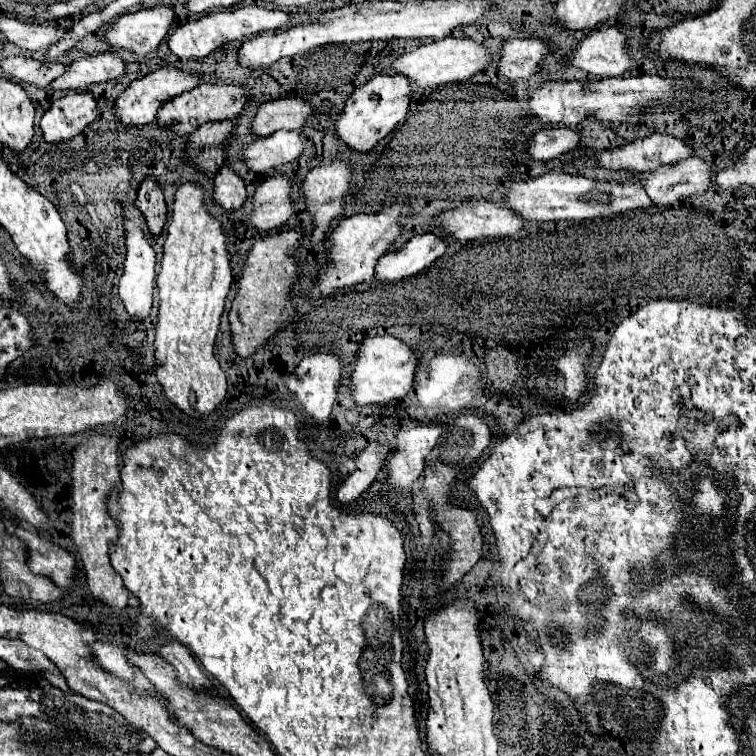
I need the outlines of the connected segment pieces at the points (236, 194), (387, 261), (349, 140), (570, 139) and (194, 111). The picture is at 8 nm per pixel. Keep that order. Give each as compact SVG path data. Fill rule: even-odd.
M223 166L215 176L213 198L225 210L237 210L247 202L247 186L243 178L229 166Z
M433 232L413 236L399 252L391 252L377 264L379 280L399 280L431 266L447 252L447 242Z
M379 74L371 78L365 86L357 88L345 102L343 114L337 120L337 138L359 152L371 150L407 116L409 104L413 100L411 92L411 82L403 74Z
M545 128L539 130L529 142L529 154L535 160L553 160L577 150L581 144L581 132L575 128Z
M223 80L219 82L203 82L201 86L183 92L179 96L175 96L173 100L169 100L167 104L163 104L163 108L157 114L157 120L165 126L171 126L175 132L179 134L191 134L195 132L201 124L207 122L217 122L217 120L233 120L237 118L243 108L249 104L251 100L251 92L245 86L239 84L225 84Z

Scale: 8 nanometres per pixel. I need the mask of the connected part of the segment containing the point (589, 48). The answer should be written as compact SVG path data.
M599 28L593 30L573 52L573 66L595 74L595 76L623 76L625 70L635 66L635 58L629 52L629 38L617 28Z

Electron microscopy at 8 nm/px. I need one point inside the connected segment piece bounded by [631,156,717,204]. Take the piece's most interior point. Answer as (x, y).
(697, 176)

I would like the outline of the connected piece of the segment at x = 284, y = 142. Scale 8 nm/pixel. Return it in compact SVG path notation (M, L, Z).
M279 130L251 144L245 152L245 160L253 172L265 174L277 166L289 164L295 158L299 158L303 146L305 146L305 136L291 130Z

